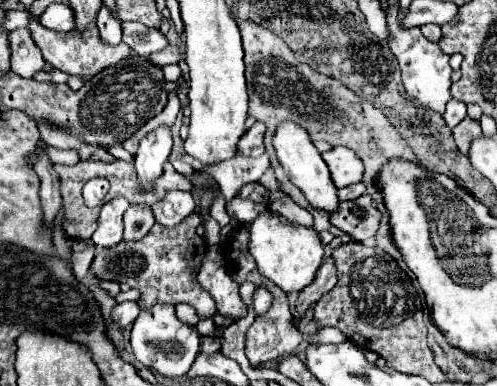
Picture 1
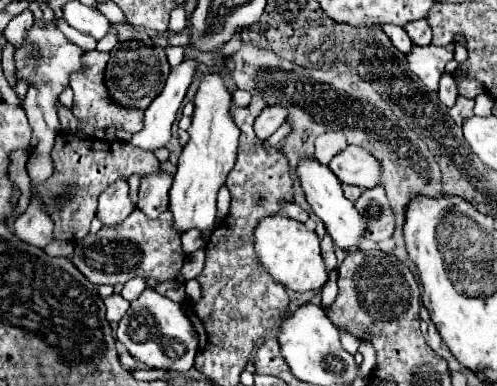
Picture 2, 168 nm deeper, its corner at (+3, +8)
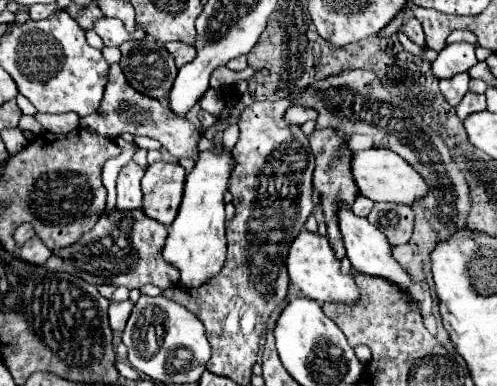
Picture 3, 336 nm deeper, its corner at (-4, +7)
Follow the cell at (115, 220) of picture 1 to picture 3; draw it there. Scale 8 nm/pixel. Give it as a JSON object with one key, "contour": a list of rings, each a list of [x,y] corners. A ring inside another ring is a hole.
{"contour":[[[126,163],[118,173],[118,209],[140,209],[142,207],[142,191],[140,179],[146,169],[138,163]]]}

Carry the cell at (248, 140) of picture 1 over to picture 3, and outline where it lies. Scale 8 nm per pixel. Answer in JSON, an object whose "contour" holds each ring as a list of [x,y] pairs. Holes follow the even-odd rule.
{"contour":[[[292,105],[288,111],[286,111],[286,117],[284,117],[290,125],[302,125],[306,123],[308,119],[316,119],[316,109],[310,109],[310,107],[302,107],[302,105]]]}

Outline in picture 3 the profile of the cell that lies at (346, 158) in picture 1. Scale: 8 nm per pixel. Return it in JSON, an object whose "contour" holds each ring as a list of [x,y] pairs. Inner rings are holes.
{"contour":[[[368,149],[368,151],[356,151],[352,159],[352,173],[356,179],[356,185],[360,189],[360,195],[368,197],[370,201],[378,203],[396,203],[396,205],[412,205],[424,193],[428,193],[426,181],[420,177],[408,161],[404,161],[400,155],[388,151],[388,149]]]}

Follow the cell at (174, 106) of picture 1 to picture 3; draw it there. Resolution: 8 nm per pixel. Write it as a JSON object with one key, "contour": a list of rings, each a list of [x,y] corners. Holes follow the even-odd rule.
{"contour":[[[172,41],[172,43],[166,43],[166,49],[172,53],[172,57],[176,59],[176,65],[186,65],[188,61],[192,61],[192,57],[196,57],[196,49],[190,47],[190,45],[184,45],[184,43],[178,43],[178,41]]]}

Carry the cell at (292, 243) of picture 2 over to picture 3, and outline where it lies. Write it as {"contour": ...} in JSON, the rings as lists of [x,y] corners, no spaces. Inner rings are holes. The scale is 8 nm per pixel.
{"contour":[[[302,229],[302,233],[294,239],[294,243],[290,245],[290,253],[286,259],[286,267],[288,267],[288,275],[290,281],[310,299],[322,303],[344,303],[344,305],[352,305],[360,299],[358,287],[354,283],[354,277],[350,273],[340,273],[340,261],[336,259],[330,243],[326,237],[322,235],[314,235],[308,233],[306,229]]]}

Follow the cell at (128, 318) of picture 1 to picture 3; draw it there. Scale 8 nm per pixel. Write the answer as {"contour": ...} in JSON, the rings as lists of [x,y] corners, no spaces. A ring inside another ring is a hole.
{"contour":[[[122,301],[122,303],[110,303],[110,329],[112,331],[124,331],[126,327],[126,321],[130,317],[130,311],[132,311],[132,301]]]}

